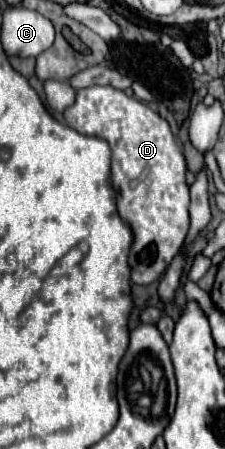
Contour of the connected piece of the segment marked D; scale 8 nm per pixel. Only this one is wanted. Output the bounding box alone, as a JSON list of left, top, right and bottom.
[63,85,189,285]

